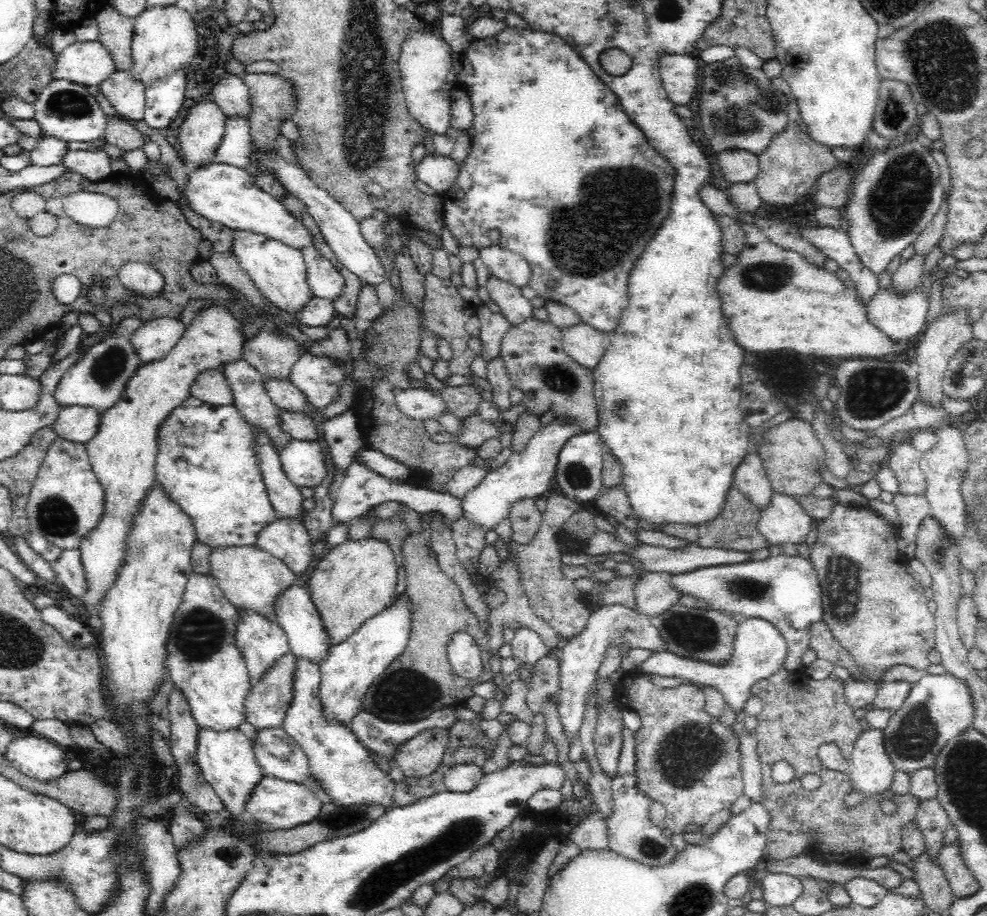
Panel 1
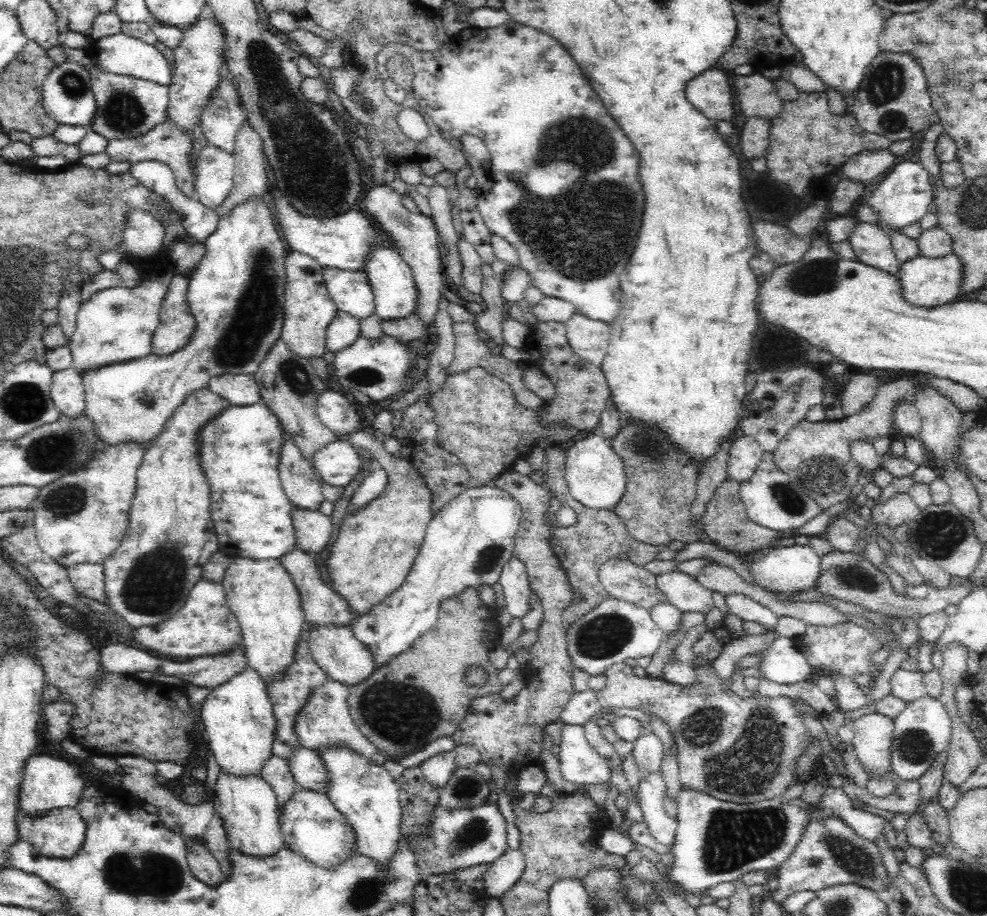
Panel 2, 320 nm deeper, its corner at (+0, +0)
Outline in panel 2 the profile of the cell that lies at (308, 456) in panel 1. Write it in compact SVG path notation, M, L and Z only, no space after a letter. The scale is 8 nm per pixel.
M338 438L318 448L310 461L321 482L330 486L348 485L361 468L357 449Z

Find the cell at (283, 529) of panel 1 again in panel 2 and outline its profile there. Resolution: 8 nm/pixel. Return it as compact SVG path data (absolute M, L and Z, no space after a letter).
M297 547L283 554L279 561L288 571L291 579L299 590L301 605L304 611L305 624L350 626L351 622L359 616L354 616L349 611L347 604L326 584L318 571L316 557Z

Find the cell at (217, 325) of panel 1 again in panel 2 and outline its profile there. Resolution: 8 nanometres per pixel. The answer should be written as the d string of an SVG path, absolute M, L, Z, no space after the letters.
M264 197L252 198L246 204L240 204L230 216L219 218L218 228L212 236L208 236L208 241L205 243L205 254L200 260L197 270L190 276L188 284L187 303L188 311L194 318L194 330L192 331L189 341L180 347L176 352L158 356L156 354L148 354L144 358L136 359L135 361L120 362L112 366L104 366L103 369L91 370L90 373L84 374L83 390L85 393L86 410L85 416L91 422L91 430L97 437L97 440L110 446L118 446L130 444L136 446L146 446L152 444L162 434L164 428L168 424L168 420L172 418L172 414L176 412L176 408L180 406L188 397L198 390L208 387L209 381L215 376L222 374L249 374L255 373L260 366L260 361L265 357L272 343L281 336L282 326L284 324L284 284L286 274L284 271L284 258L287 256L284 240L280 238L280 234L274 226L274 219L269 206L265 204Z

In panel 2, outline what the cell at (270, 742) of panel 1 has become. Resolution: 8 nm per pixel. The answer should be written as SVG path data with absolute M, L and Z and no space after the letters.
M296 746L288 756L287 766L299 788L326 794L328 775L324 763L315 750Z

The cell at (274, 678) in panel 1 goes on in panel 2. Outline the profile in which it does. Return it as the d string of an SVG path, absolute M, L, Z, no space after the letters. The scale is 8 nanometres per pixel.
M326 678L323 683L315 686L309 692L304 704L297 710L294 717L292 731L296 735L298 745L317 751L322 746L328 746L329 743L347 744L366 756L371 762L383 766L387 762L386 758L380 755L372 744L368 743L352 721L347 707L349 688L344 683Z

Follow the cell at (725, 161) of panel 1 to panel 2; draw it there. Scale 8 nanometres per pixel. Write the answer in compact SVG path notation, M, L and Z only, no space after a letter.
M748 118L738 132L738 144L742 150L742 156L746 160L762 158L769 148L770 121L761 118Z

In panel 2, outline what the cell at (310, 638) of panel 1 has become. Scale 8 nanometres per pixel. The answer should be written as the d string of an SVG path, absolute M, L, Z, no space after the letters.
M308 623L305 624L305 630L308 635L307 641L310 656L327 678L351 687L368 678L372 671L376 669L373 668L370 653L364 645L358 642L350 626L314 625L314 623Z

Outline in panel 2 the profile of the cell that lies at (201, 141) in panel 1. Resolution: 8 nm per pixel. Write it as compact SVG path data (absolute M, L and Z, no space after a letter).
M206 144L193 164L194 188L200 202L215 208L226 198L233 185L233 155L225 150Z

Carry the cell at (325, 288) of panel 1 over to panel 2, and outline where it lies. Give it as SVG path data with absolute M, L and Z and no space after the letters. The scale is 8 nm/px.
M324 268L322 275L338 311L348 312L358 320L375 313L374 294L362 272Z

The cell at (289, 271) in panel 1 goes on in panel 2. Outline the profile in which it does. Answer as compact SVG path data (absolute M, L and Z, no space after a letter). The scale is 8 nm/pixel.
M290 252L284 258L284 324L281 339L294 353L302 357L320 358L326 351L325 333L328 324L336 318L336 304L328 295L322 275L324 268L307 255Z

